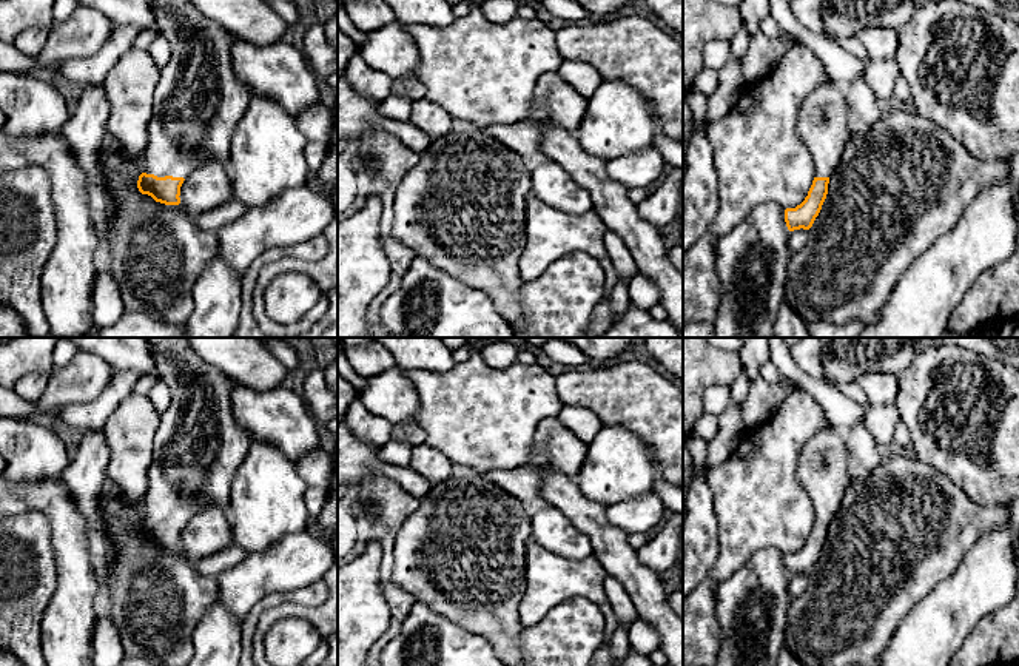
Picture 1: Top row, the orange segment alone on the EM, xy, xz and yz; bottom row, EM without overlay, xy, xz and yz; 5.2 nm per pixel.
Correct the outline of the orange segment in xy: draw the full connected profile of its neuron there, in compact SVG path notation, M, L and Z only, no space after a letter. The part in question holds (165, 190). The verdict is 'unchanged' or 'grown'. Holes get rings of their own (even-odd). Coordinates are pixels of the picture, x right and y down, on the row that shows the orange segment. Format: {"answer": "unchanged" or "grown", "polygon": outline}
{"answer": "grown", "polygon": "M153 0L157 34L170 45L170 60L154 89L143 173L137 188L165 205L180 204L183 180L199 166L219 160L228 168L231 140L251 99L233 71L233 32L205 17L191 0Z"}

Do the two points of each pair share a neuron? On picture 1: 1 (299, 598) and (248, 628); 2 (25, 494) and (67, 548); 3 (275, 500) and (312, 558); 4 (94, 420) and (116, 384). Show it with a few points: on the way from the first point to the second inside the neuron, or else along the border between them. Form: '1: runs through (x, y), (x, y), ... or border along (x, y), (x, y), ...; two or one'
1: runs through (285, 597), (269, 600), (255, 614); one
2: runs through (40, 498), (67, 524), (67, 532); one
3: border along (306, 529), (285, 534), (264, 552); two
4: runs through (99, 410), (114, 393); one

